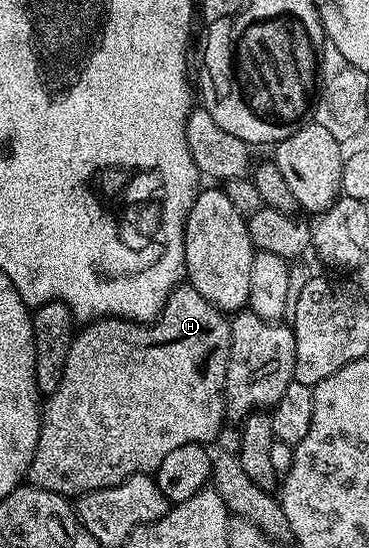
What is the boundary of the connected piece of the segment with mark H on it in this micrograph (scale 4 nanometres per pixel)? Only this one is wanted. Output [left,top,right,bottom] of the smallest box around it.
[28,284,230,496]

